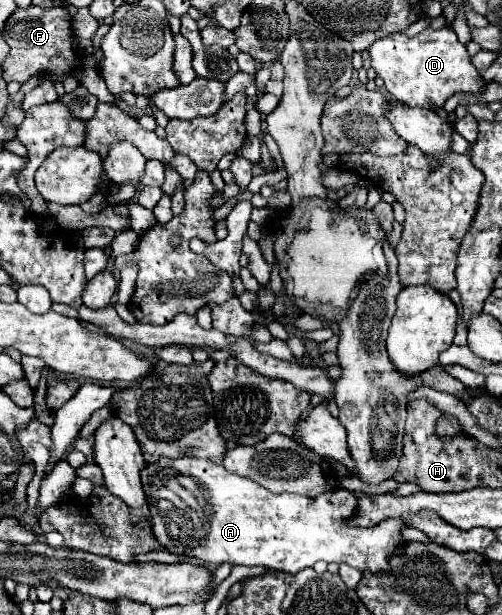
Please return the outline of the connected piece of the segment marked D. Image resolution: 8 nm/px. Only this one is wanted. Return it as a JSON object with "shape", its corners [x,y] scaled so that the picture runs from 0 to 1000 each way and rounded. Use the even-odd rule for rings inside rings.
{"shape":[[[851,46],[831,59],[783,55],[751,65],[735,78],[739,111],[763,127],[771,150],[811,172],[882,176],[886,163],[906,150],[950,150],[966,140],[958,120],[938,104],[934,85],[914,68],[910,55],[898,46]]]}

